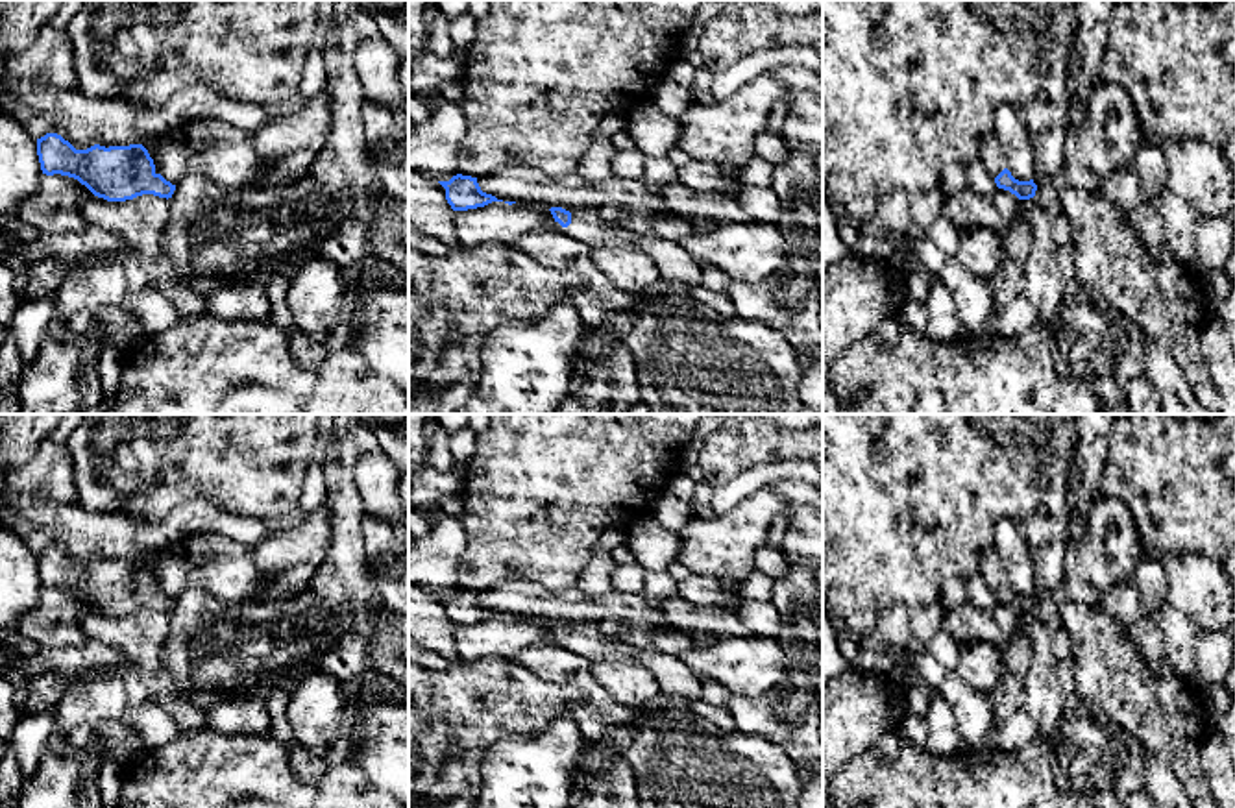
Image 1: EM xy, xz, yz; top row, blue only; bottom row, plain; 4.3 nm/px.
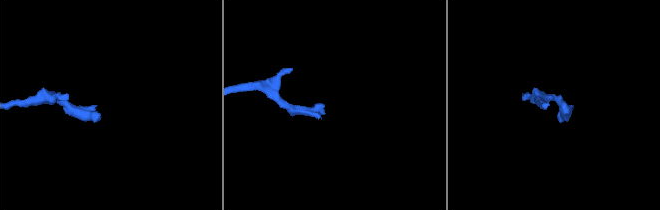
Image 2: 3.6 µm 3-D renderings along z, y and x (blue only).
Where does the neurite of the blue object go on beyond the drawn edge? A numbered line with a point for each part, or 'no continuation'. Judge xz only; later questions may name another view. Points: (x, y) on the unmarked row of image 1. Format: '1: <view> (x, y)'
1: xz (672, 673)

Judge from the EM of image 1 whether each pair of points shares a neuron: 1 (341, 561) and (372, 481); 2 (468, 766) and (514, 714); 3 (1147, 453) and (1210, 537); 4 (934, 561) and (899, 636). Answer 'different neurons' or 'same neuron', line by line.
1: different neurons
2: different neurons
3: same neuron
4: different neurons

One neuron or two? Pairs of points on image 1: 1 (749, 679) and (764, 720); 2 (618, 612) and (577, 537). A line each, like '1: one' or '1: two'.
1: two
2: two

